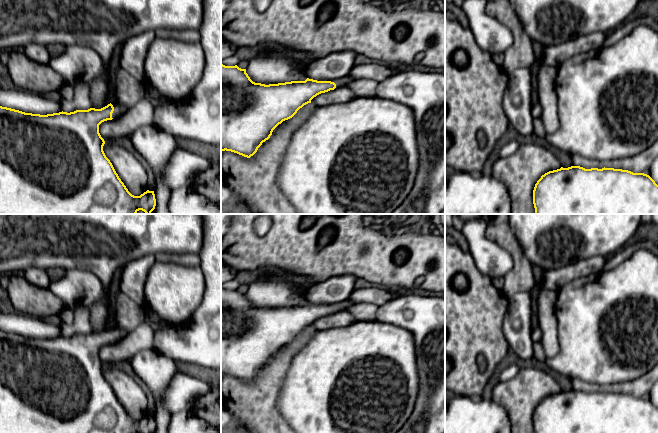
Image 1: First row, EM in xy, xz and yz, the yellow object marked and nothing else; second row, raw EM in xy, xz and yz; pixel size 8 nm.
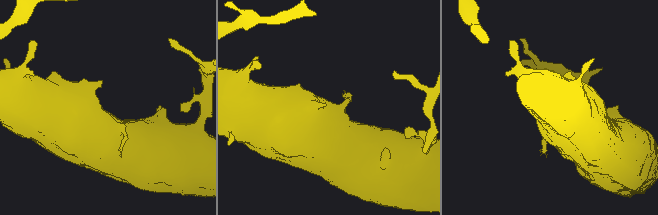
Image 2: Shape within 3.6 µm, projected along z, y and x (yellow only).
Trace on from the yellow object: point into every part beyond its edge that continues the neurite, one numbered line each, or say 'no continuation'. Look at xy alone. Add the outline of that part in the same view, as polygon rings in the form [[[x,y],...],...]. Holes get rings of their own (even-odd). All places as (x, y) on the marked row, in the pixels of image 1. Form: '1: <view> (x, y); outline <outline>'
1: xy (119, 110); outline [[[111,103],[111,104],[114,107],[114,111],[112,113],[112,118],[113,119],[117,119],[117,118],[125,115],[129,111],[128,108],[126,108],[126,107],[122,106],[122,105],[117,105],[115,103]]]

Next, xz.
1: xz (340, 82); outline [[[351,75],[345,76],[343,78],[338,78],[336,80],[331,80],[336,84],[336,88],[347,86],[354,78]]]

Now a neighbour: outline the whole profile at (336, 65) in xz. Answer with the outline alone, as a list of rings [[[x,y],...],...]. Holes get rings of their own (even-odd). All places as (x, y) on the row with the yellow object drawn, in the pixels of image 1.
[[[340,51],[311,60],[306,68],[306,77],[317,81],[331,81],[348,76],[356,66],[357,55],[353,51]]]

